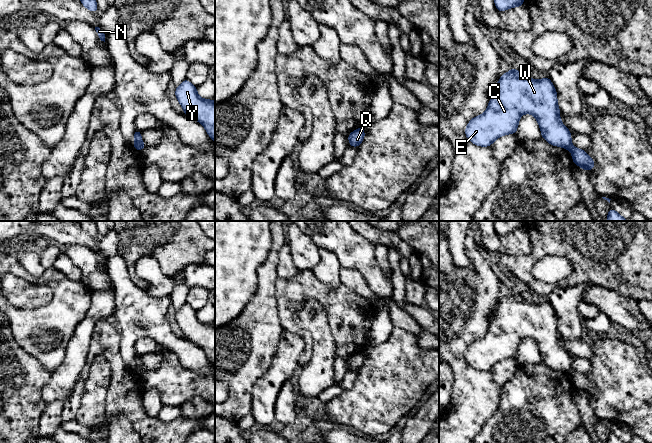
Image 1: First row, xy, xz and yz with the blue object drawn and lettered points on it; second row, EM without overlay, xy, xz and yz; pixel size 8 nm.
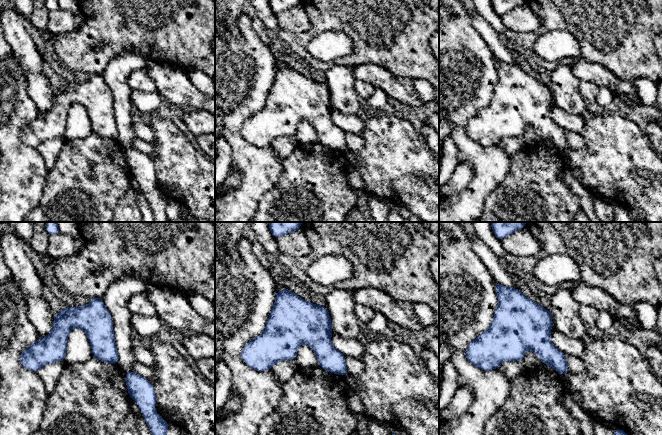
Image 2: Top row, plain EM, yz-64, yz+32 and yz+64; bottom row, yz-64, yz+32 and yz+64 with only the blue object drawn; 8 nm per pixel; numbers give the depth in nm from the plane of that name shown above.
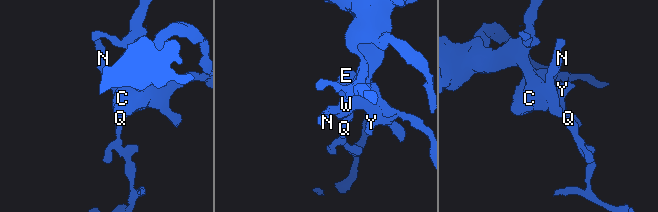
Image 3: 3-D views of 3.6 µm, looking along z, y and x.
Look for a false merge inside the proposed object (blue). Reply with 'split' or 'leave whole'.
split

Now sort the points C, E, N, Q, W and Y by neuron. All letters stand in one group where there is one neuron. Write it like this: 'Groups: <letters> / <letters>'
Groups: C E N W Y / Q

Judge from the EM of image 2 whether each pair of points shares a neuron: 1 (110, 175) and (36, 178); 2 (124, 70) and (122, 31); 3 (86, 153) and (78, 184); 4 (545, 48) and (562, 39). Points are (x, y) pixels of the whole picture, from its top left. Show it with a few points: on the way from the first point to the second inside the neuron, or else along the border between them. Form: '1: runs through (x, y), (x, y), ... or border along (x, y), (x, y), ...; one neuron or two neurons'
1: border along (49, 171), (42, 197), (39, 200); two neurons
2: border along (146, 58), (139, 52), (124, 50), (105, 67); two neurons
3: runs through (86, 161), (86, 176); one neuron
4: runs through (549, 47), (558, 43); one neuron

